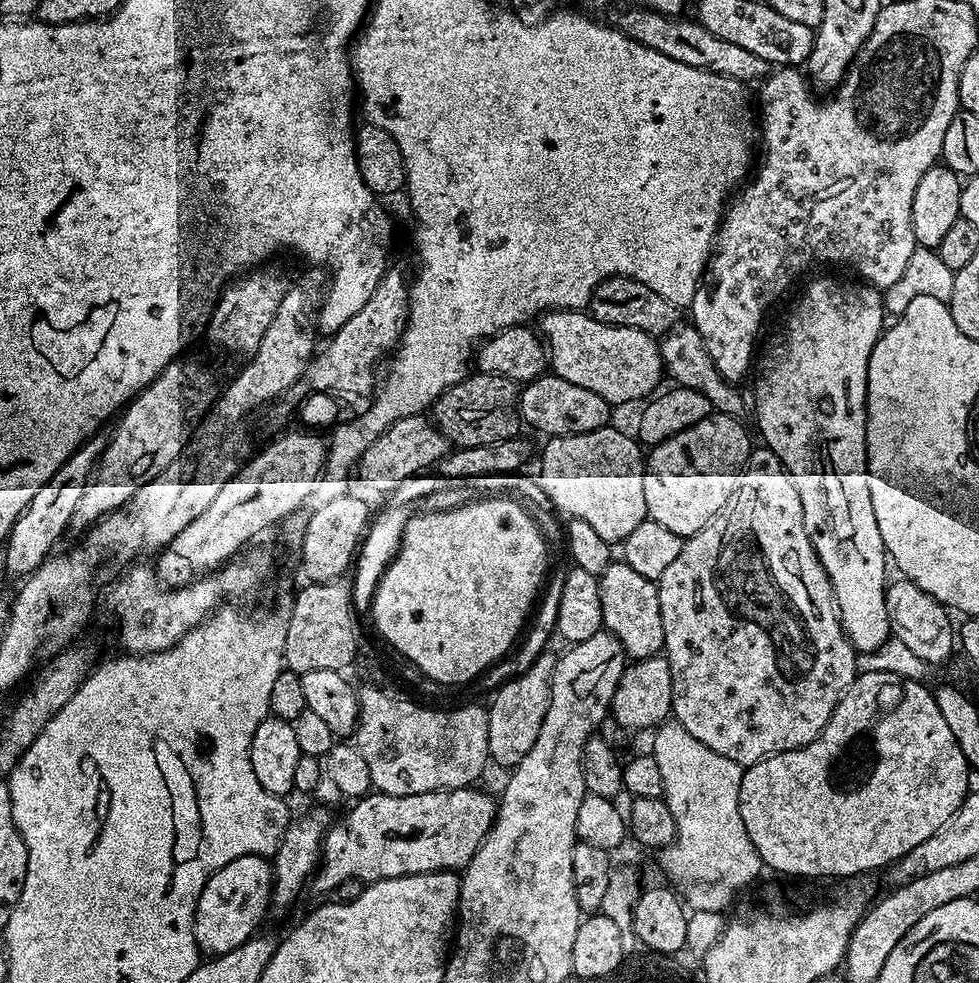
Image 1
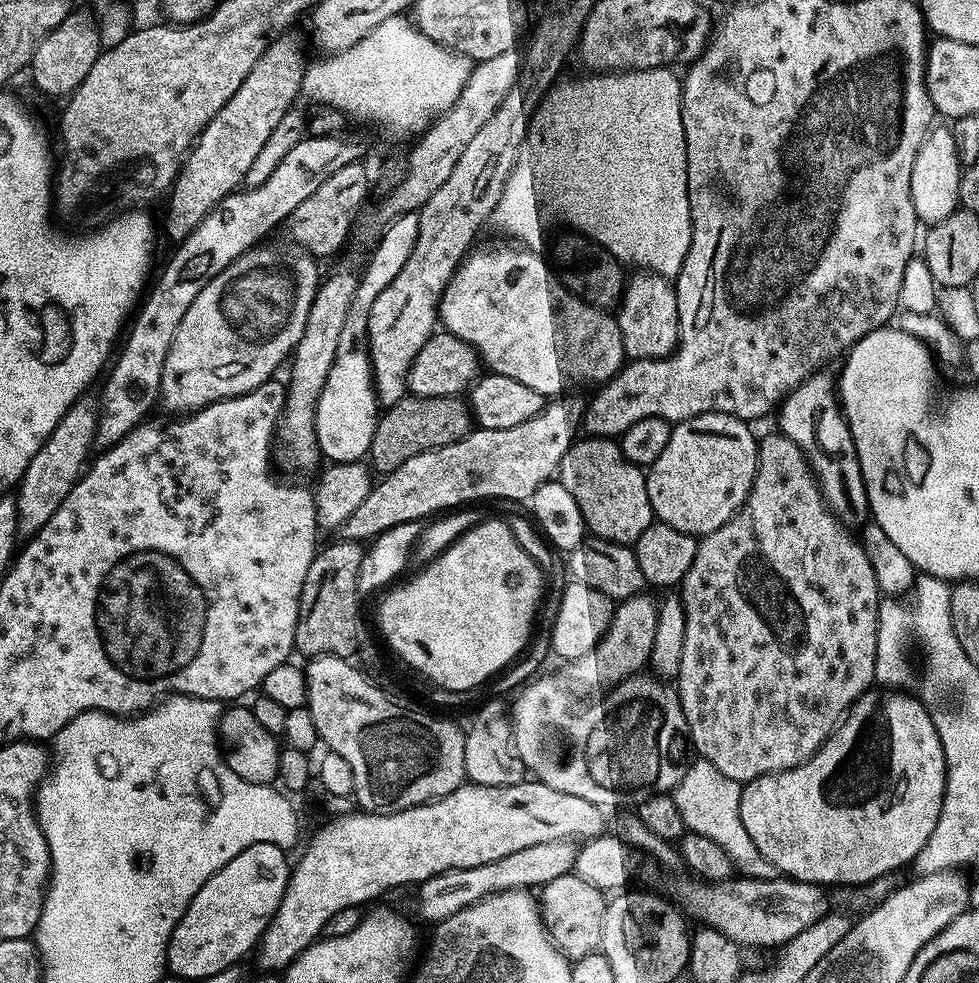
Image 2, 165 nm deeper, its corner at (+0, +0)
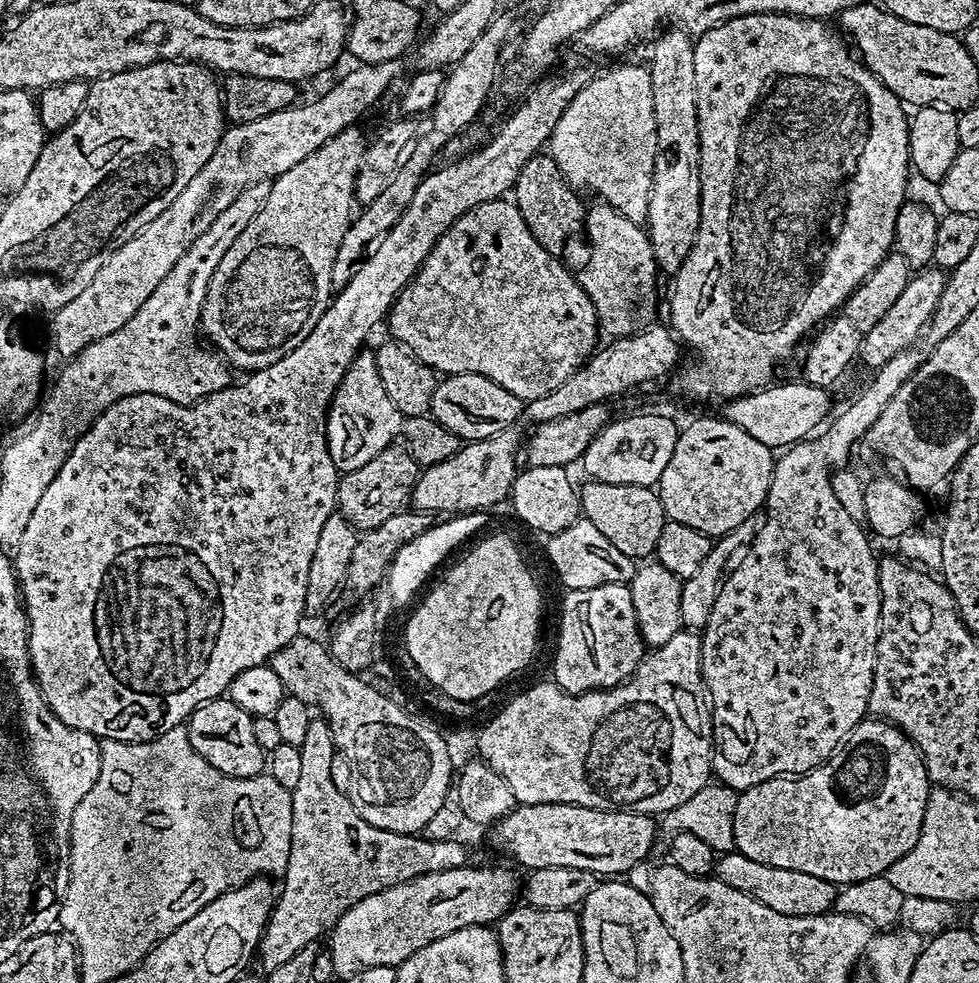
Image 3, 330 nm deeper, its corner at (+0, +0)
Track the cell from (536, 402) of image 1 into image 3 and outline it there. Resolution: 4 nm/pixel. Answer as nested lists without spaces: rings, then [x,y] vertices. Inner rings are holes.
[[[463,372],[457,376],[445,375],[437,383],[430,405],[431,419],[450,430],[461,441],[488,440],[499,432],[507,432],[522,416],[522,402],[510,390],[498,386],[482,374]]]

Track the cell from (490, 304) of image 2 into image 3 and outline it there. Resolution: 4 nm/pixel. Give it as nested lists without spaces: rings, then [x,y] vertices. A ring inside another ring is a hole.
[[[501,198],[488,201],[471,209],[464,216],[457,219],[456,224],[450,226],[449,230],[432,248],[432,252],[425,258],[419,273],[400,292],[399,298],[392,304],[392,310],[386,317],[386,328],[389,328],[391,339],[399,340],[405,344],[422,362],[426,362],[438,374],[457,376],[463,372],[470,374],[482,374],[498,386],[510,390],[510,394],[517,396],[521,402],[527,402],[534,398],[542,398],[542,394],[550,394],[570,378],[579,368],[588,363],[588,357],[596,351],[598,341],[598,323],[596,308],[593,306],[590,297],[587,296],[577,277],[572,272],[568,273],[559,264],[553,253],[547,252],[534,238],[530,226],[526,224],[526,218],[520,213],[520,207],[511,199]]]

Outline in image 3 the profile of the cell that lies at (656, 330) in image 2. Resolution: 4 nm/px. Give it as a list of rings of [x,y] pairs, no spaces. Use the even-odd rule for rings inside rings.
[[[599,203],[586,212],[586,237],[592,253],[576,277],[596,308],[601,331],[610,338],[631,336],[657,321],[660,267],[647,231],[614,205]]]

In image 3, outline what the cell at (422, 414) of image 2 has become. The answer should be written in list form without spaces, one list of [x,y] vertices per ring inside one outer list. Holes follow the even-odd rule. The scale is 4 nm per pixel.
[[[393,446],[382,450],[366,466],[358,466],[358,470],[343,473],[339,477],[336,490],[336,503],[339,513],[347,518],[360,532],[369,532],[386,518],[394,518],[394,514],[404,511],[411,501],[412,489],[422,471],[415,455],[407,447]]]

